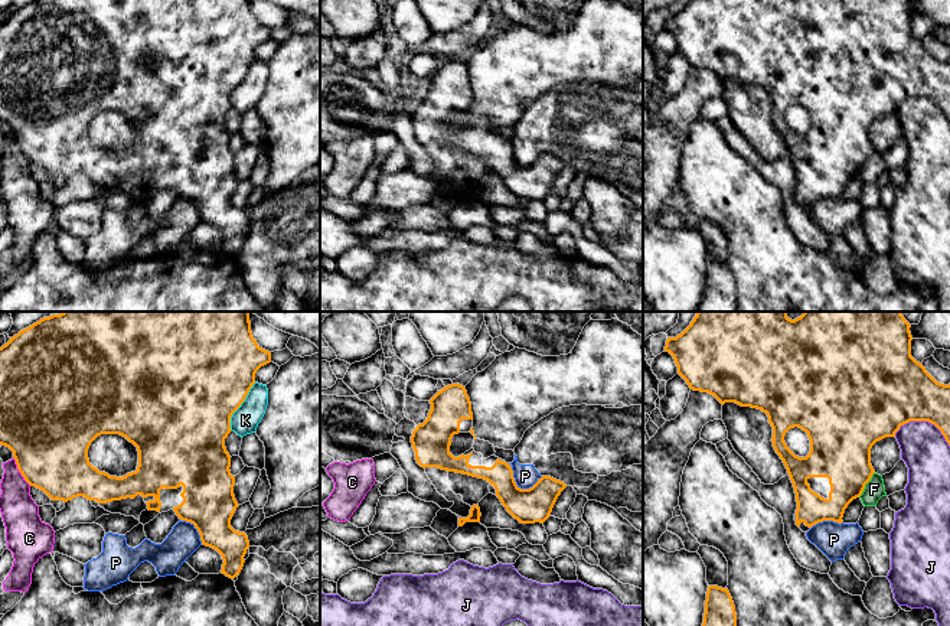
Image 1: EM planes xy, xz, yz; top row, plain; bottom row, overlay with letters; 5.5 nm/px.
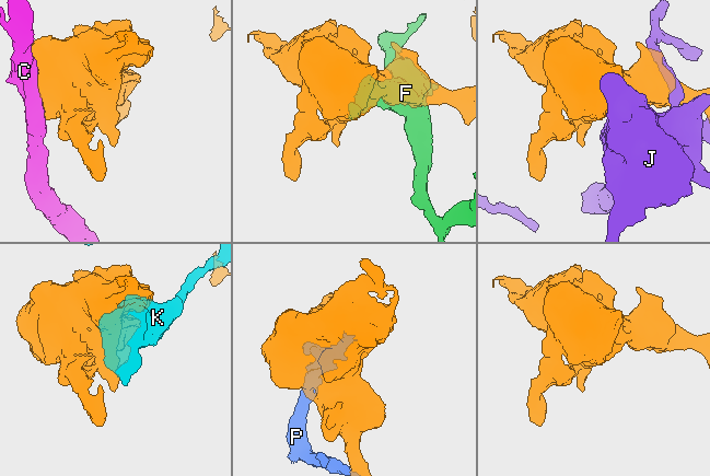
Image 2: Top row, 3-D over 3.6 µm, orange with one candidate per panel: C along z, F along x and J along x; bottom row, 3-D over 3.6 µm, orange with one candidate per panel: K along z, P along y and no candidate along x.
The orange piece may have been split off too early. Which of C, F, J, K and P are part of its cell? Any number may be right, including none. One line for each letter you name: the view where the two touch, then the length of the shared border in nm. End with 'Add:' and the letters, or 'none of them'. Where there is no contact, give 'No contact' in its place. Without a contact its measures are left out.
Add: none of them

